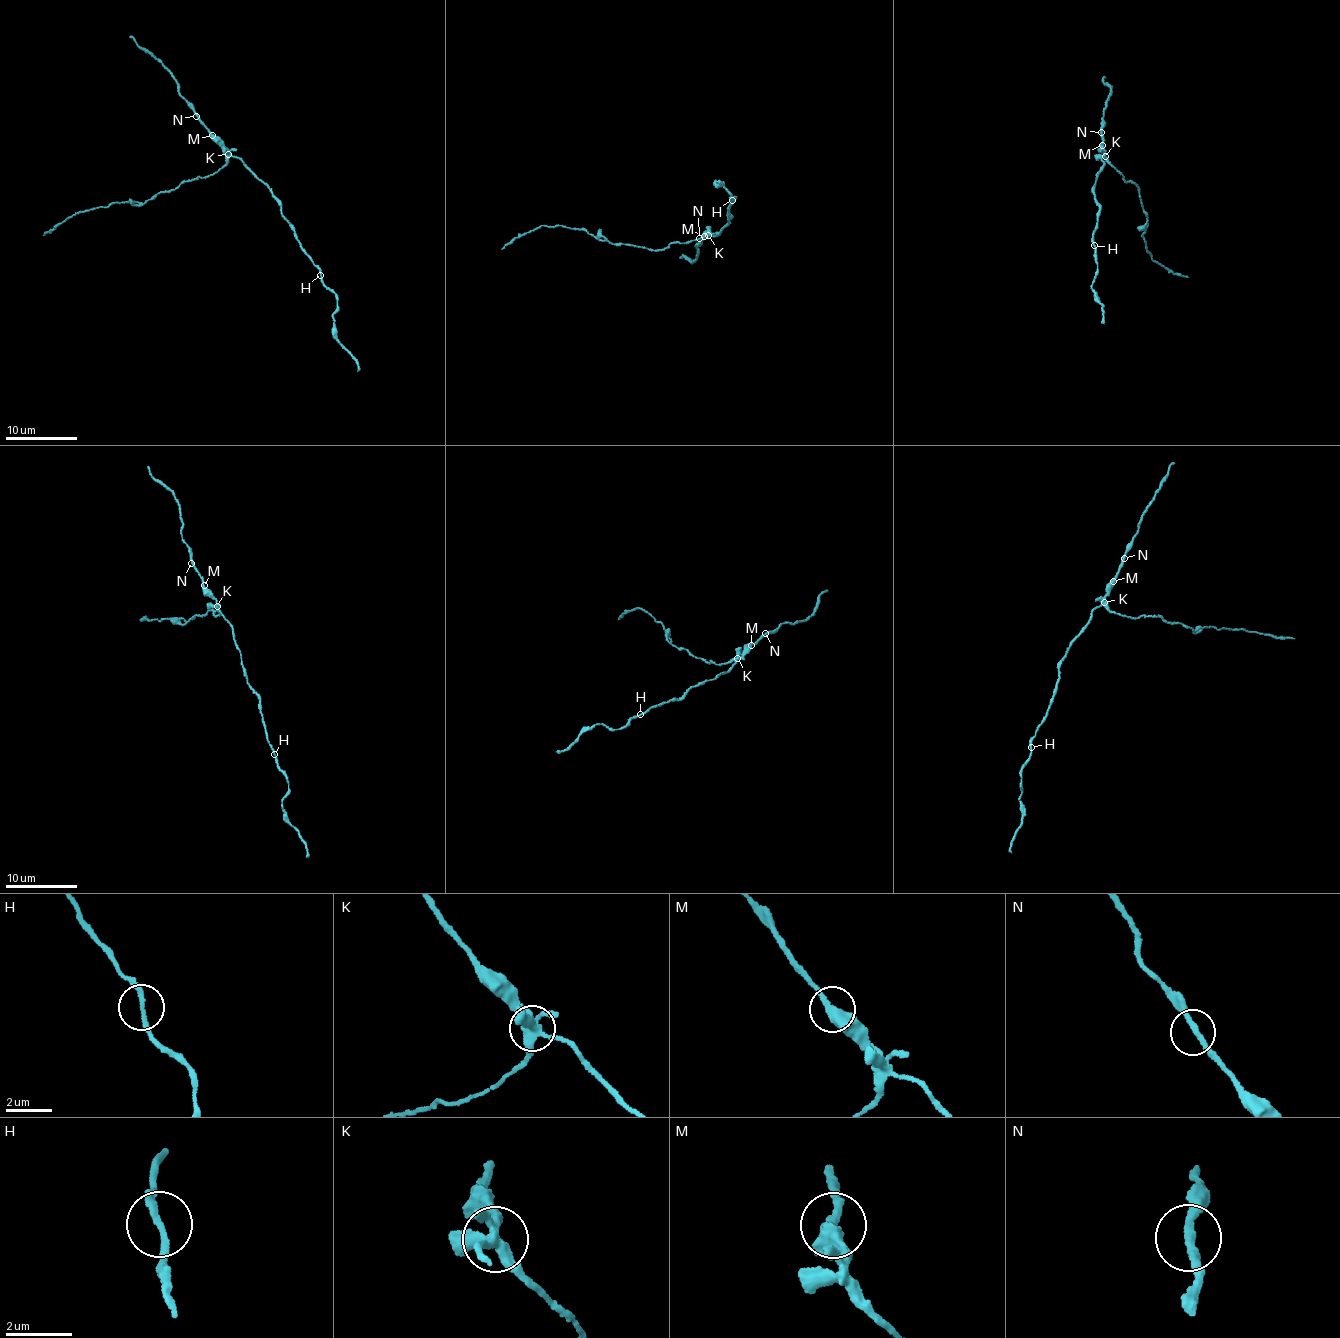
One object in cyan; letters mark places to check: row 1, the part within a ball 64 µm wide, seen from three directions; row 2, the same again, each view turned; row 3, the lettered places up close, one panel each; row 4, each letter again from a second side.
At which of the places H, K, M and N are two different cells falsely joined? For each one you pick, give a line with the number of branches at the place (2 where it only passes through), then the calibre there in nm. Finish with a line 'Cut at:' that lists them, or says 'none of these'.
H: 2 | 180 nm
K: 5 | 360 nm
Cut at: H, K

